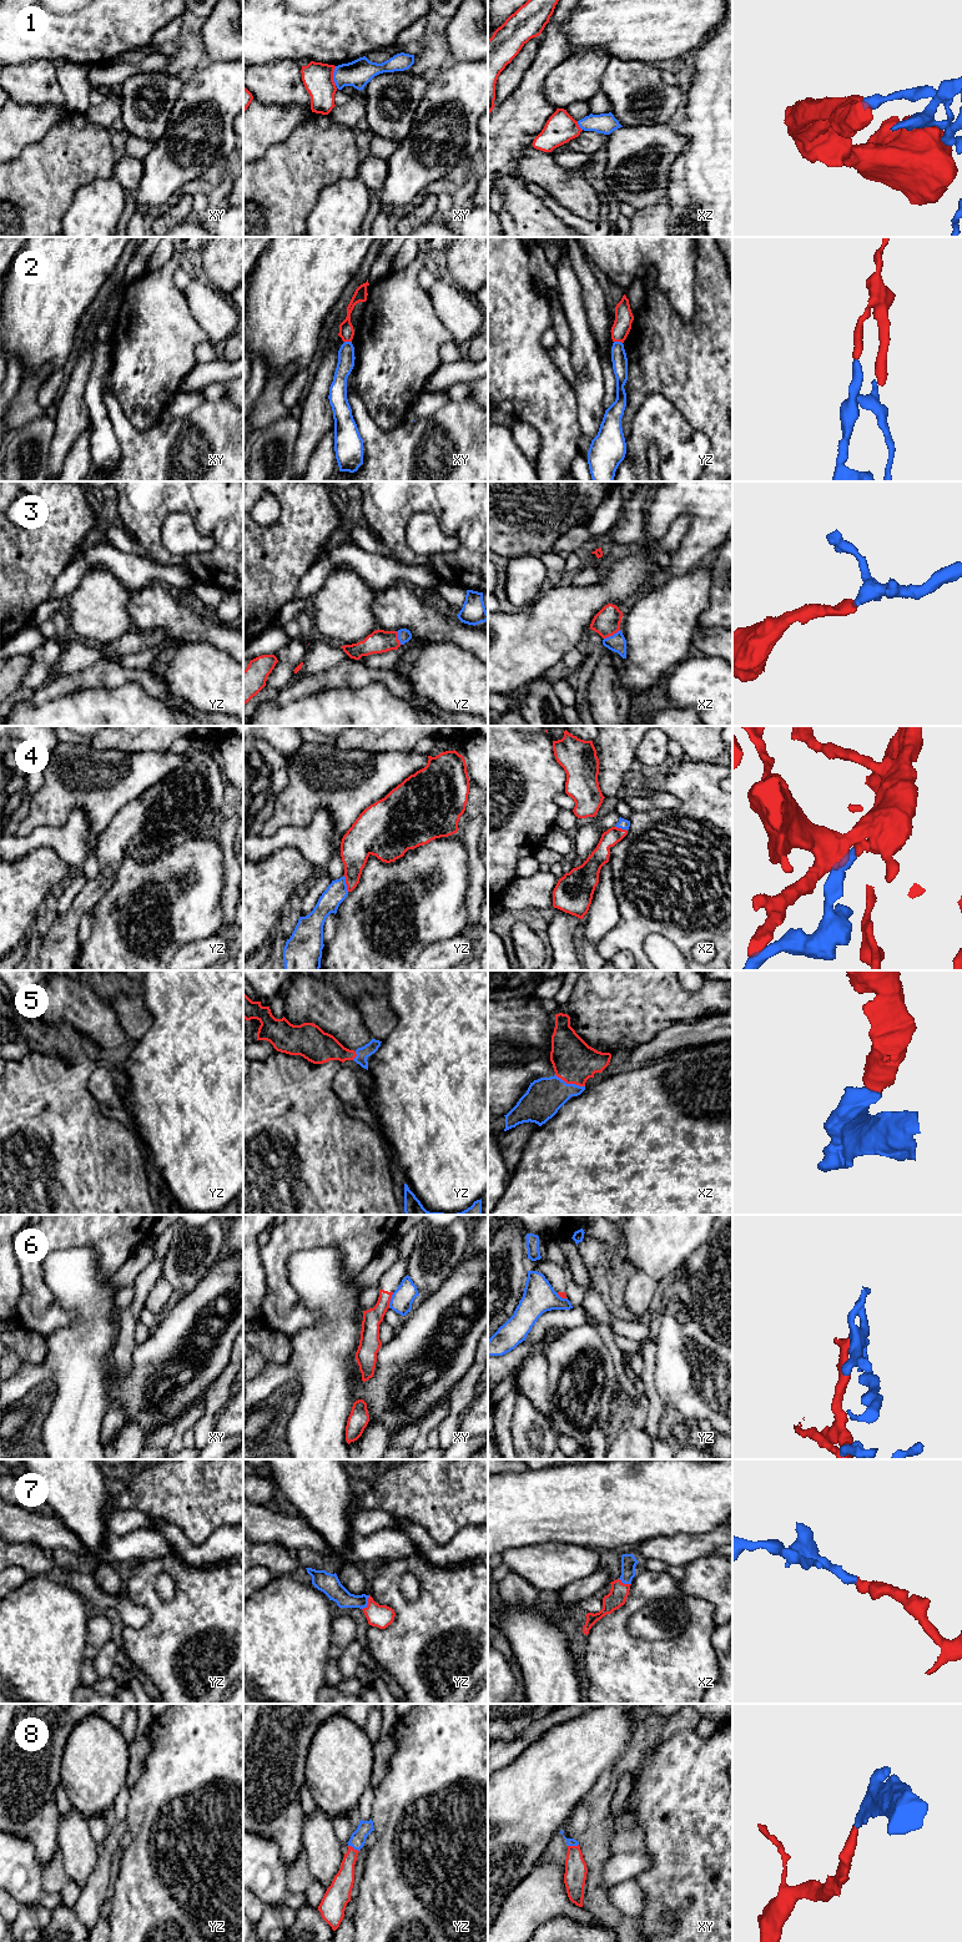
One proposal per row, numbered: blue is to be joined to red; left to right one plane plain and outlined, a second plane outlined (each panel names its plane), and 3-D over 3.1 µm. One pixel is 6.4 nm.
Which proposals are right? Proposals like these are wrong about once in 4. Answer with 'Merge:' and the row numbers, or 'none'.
Merge: 2, 3, 4, 5, 7, 8

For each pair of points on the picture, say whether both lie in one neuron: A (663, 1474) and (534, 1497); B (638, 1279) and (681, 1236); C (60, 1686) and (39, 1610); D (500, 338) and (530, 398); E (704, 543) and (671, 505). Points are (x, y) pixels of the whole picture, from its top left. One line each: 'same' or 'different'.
A: same
B: different
C: same
D: same
E: same

